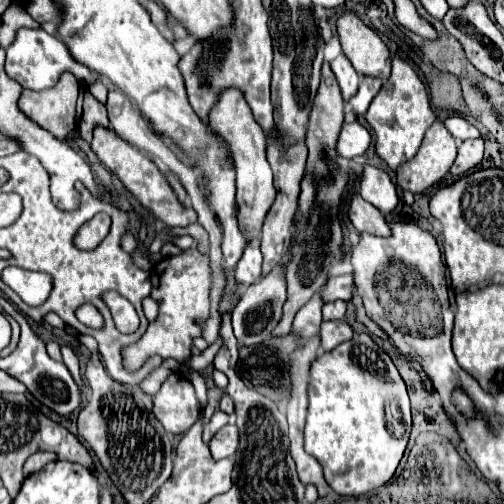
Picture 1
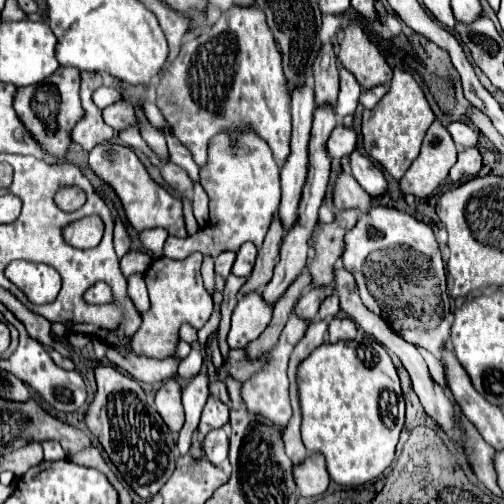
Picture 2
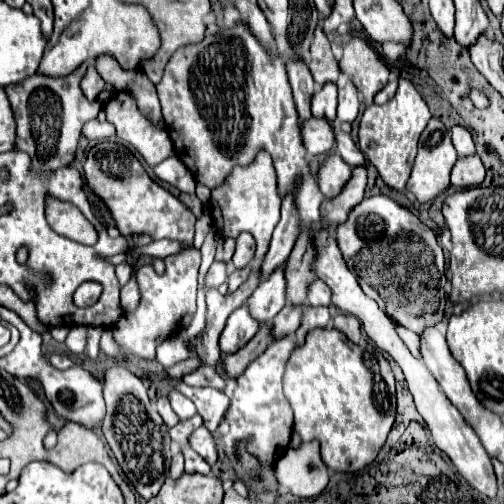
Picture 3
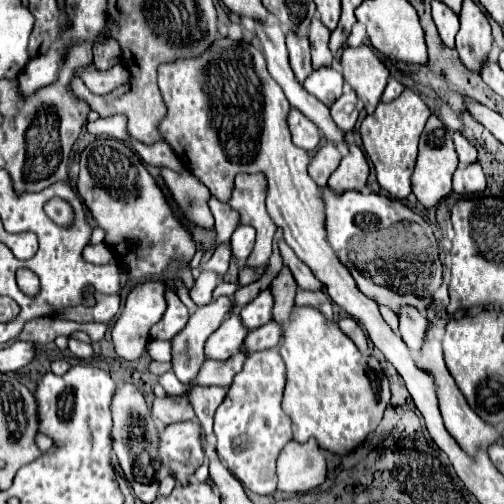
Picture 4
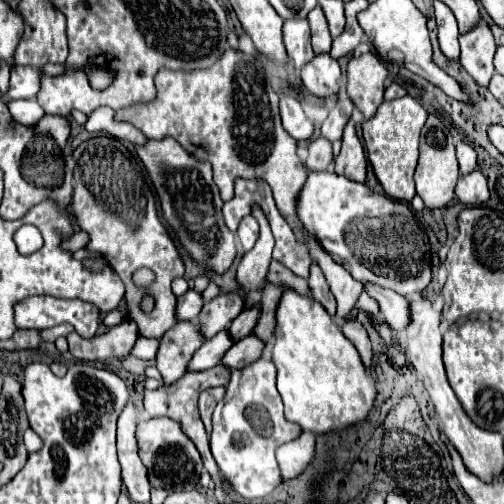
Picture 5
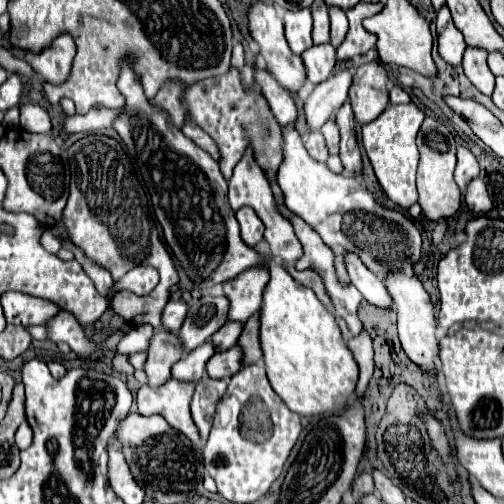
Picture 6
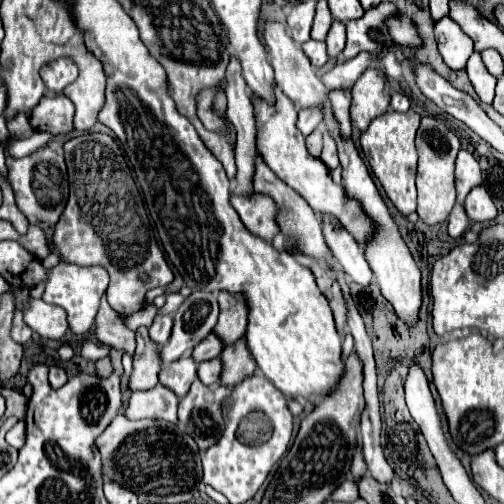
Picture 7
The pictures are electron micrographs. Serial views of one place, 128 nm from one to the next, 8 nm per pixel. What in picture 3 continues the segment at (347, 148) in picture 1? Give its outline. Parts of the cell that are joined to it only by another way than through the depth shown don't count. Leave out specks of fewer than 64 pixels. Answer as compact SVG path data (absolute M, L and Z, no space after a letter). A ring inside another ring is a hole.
M310 118L302 126L302 142L306 146L306 152L310 156L332 152L336 146L336 136L332 132L332 126L326 120Z

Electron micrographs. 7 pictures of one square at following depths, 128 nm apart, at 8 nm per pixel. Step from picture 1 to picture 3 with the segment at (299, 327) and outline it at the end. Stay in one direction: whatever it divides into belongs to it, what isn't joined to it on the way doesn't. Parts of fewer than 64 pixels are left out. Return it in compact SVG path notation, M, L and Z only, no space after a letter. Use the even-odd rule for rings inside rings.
M282 336L280 340L274 340L266 348L266 352L260 354L244 370L244 376L240 374L236 378L238 388L234 390L234 398L226 412L230 430L228 434L220 436L220 440L226 444L226 454L232 460L234 460L234 450L236 450L238 440L250 440L248 452L256 454L262 462L276 462L286 452L290 436L292 436L294 418L292 418L292 408L282 392L282 376L284 376L286 362L294 346L296 346L294 336Z

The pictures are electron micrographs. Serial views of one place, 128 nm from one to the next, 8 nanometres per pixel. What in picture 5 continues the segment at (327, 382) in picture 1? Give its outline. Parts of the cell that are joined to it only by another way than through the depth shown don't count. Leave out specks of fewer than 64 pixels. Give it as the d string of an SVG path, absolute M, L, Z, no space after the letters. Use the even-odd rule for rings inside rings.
M286 288L276 310L276 322L276 344L272 350L272 360L278 368L278 392L284 400L286 418L298 424L302 430L314 434L342 432L358 422L364 422L376 402L376 380L362 364L354 344L342 334L340 326L330 318L324 306L308 296L298 296L290 288Z

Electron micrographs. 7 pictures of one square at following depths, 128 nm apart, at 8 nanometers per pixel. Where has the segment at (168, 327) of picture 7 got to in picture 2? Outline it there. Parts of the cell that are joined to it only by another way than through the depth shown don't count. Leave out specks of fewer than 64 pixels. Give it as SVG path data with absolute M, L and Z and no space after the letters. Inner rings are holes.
M226 250L226 252L222 252L222 254L216 256L216 266L214 266L214 270L216 270L220 276L226 278L226 276L232 272L234 260L236 260L236 252Z

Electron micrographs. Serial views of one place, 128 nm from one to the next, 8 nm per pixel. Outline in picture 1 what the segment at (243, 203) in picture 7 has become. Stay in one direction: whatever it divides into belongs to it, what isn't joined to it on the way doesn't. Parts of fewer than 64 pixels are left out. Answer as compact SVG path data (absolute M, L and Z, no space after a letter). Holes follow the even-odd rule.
M248 244L248 248L244 250L240 262L236 264L236 280L240 284L250 286L260 276L262 276L262 252L260 252L258 246Z

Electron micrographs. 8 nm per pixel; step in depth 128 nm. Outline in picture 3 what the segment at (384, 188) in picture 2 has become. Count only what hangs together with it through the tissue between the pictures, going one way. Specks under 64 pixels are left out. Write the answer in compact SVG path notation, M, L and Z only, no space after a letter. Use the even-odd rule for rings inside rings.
M334 128L336 132L336 150L338 154L344 158L344 162L352 168L358 168L358 166L366 166L366 160L364 160L364 154L358 150L358 146L352 142L350 134L342 132L340 128Z

